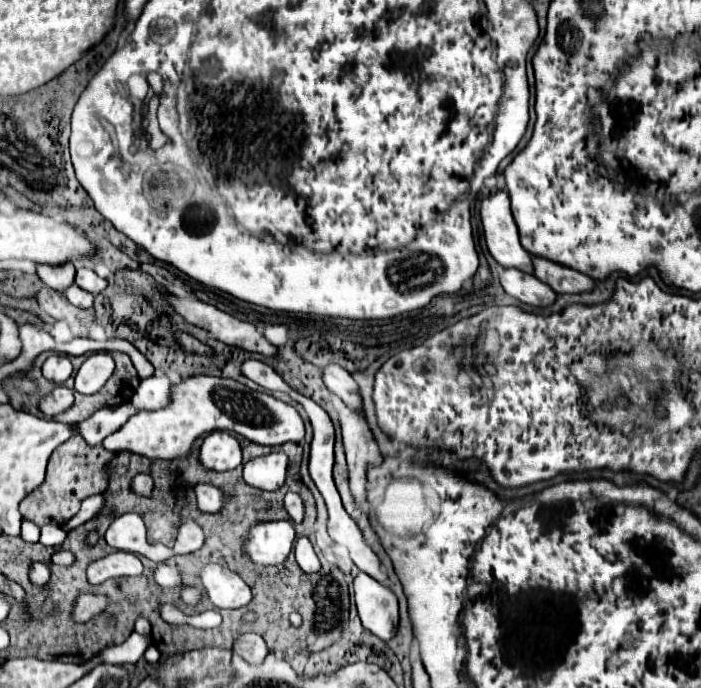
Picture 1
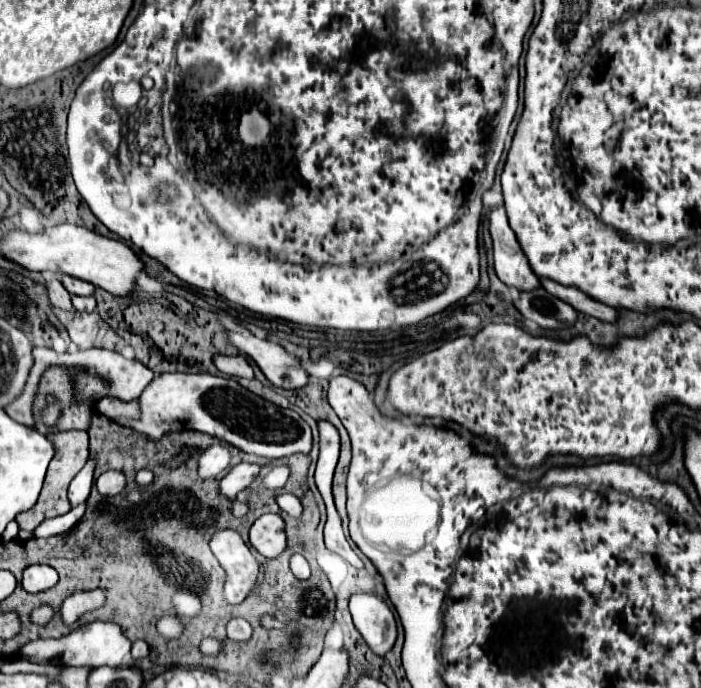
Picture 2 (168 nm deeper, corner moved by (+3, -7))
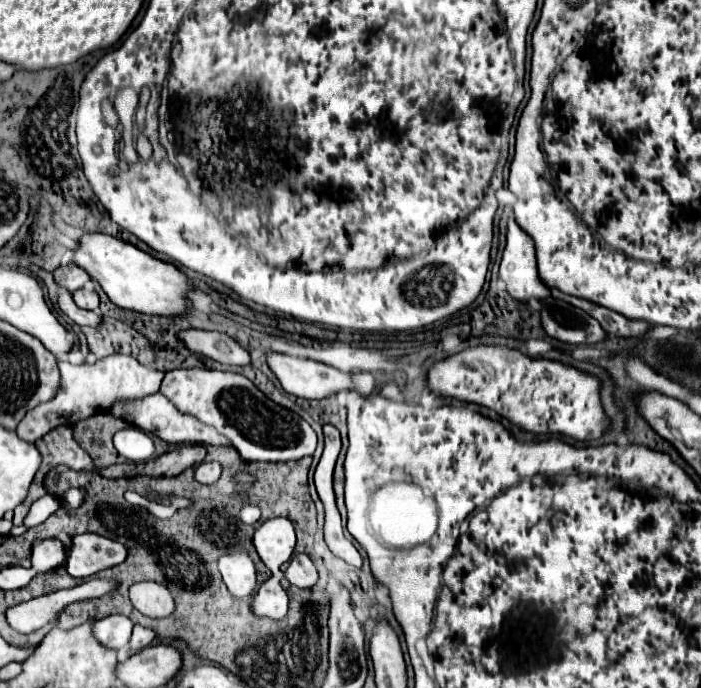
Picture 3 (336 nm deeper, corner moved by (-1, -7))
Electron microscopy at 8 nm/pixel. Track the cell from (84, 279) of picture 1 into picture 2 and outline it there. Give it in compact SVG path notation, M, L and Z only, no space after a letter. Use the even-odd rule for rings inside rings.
M63 277L61 279L65 289L71 293L71 295L93 295L95 293L95 285L83 281L83 279L75 279L75 277Z

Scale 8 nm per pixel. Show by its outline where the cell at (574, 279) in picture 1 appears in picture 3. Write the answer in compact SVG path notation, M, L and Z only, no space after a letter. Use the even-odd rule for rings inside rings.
M551 289L551 295L555 299L567 301L567 303L583 309L585 313L591 313L591 317L595 317L609 335L617 335L617 337L641 337L641 335L645 335L649 331L649 325L647 323L643 323L643 321L631 321L631 319L623 317L621 313L615 313L615 311L605 309L601 305L595 305L591 301L565 295L565 293L557 291L557 289Z

